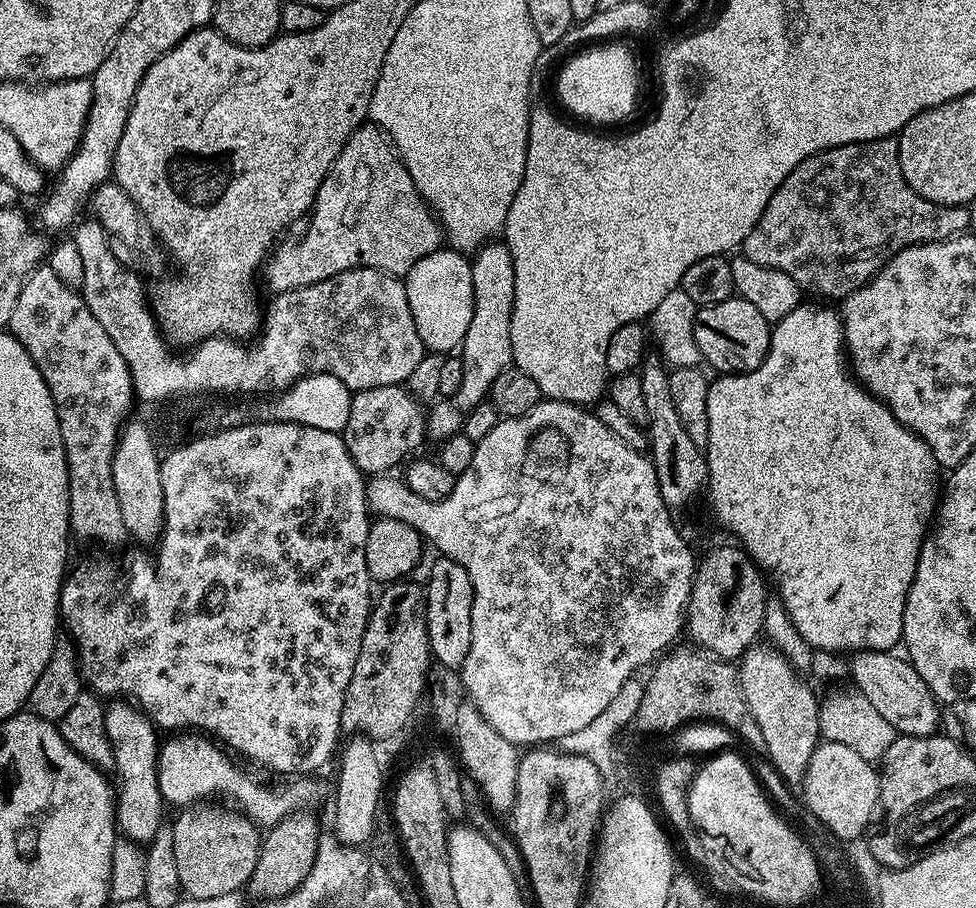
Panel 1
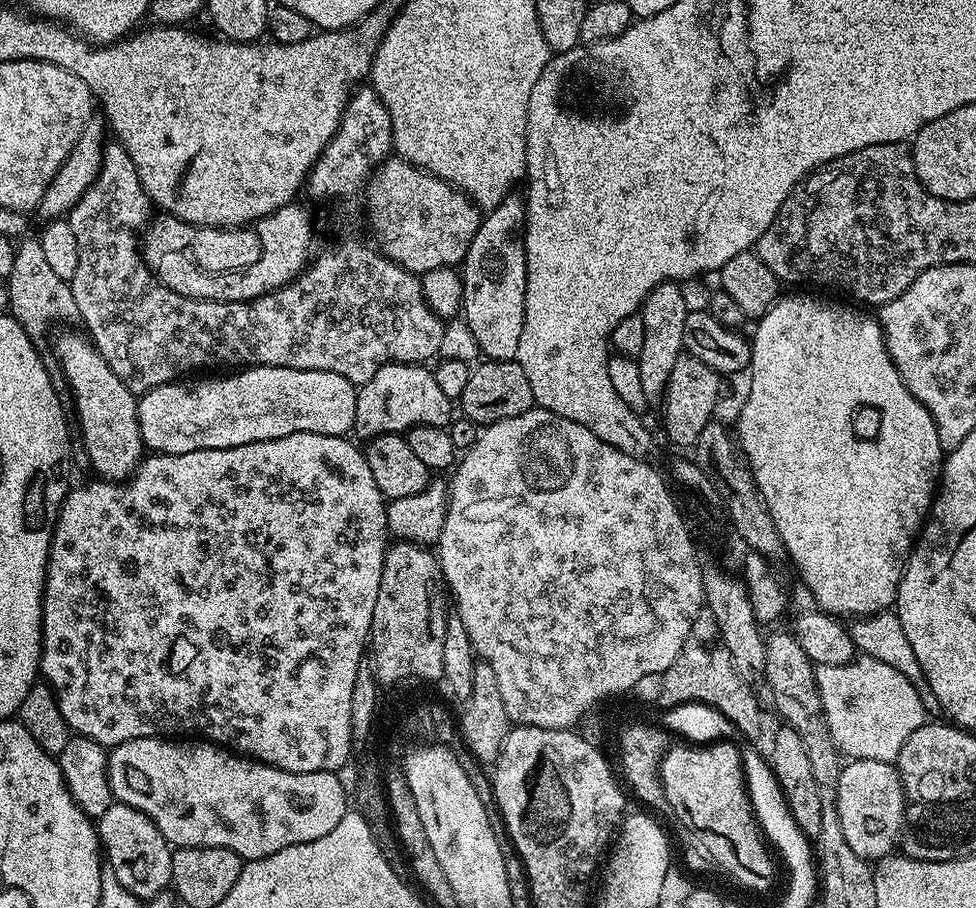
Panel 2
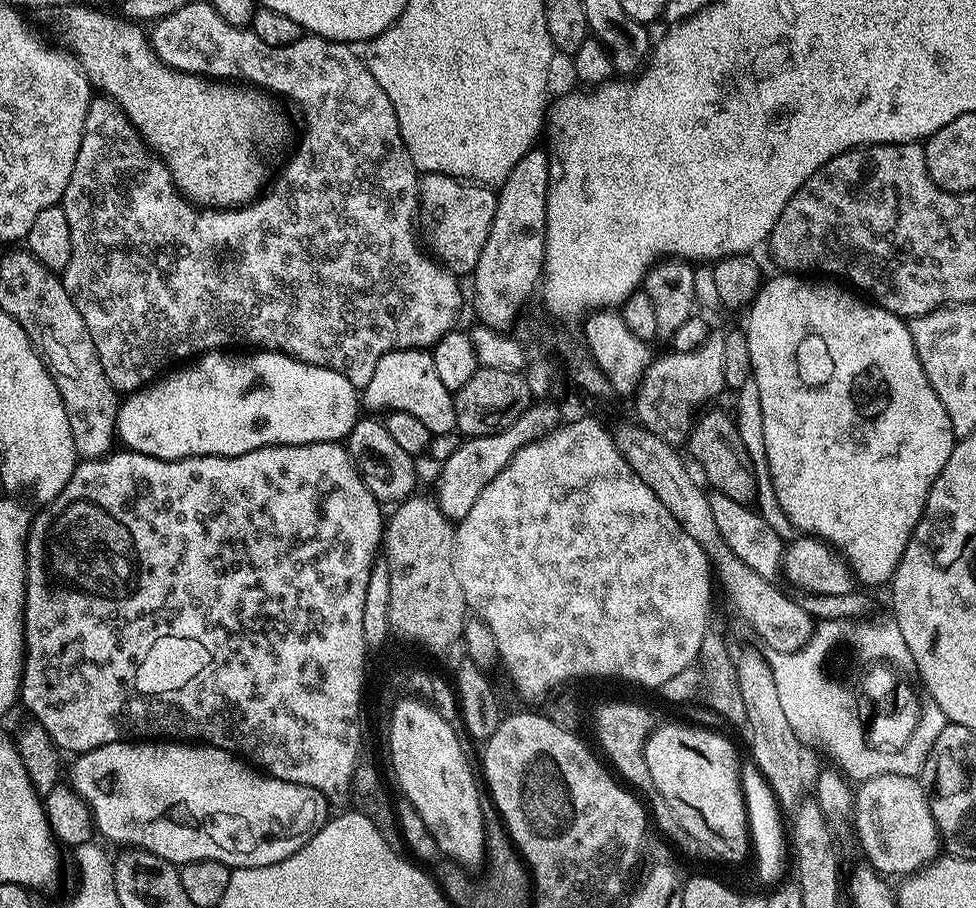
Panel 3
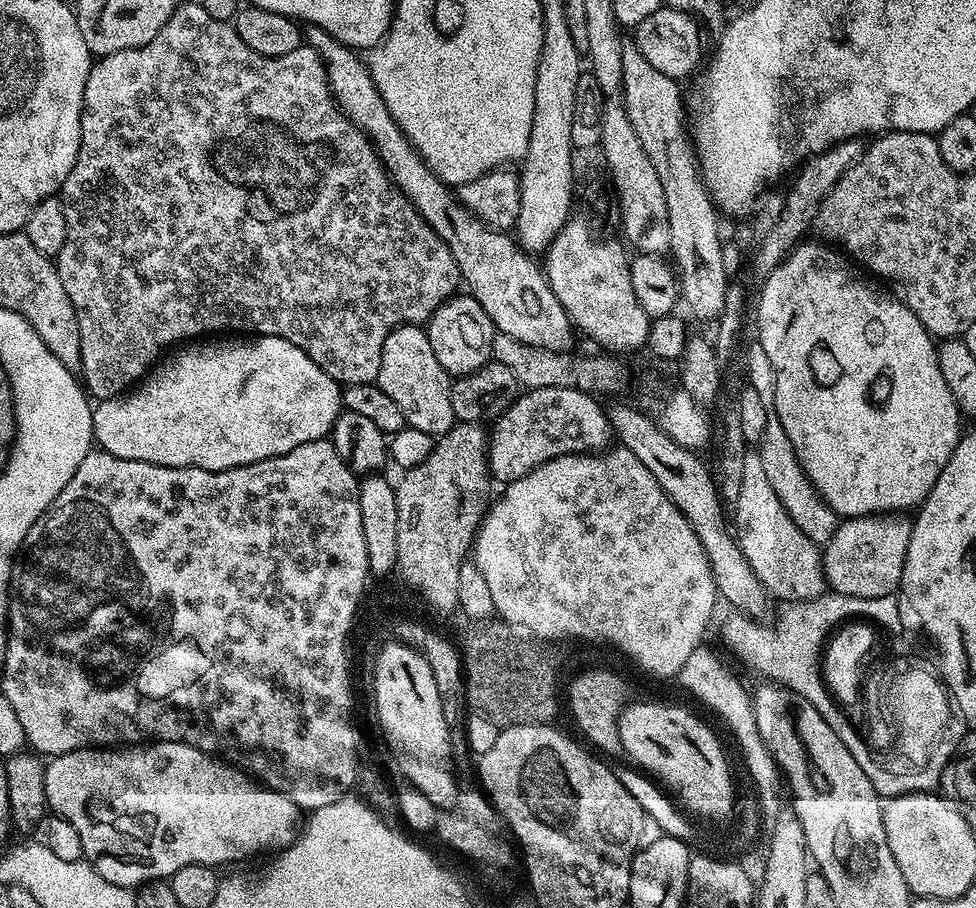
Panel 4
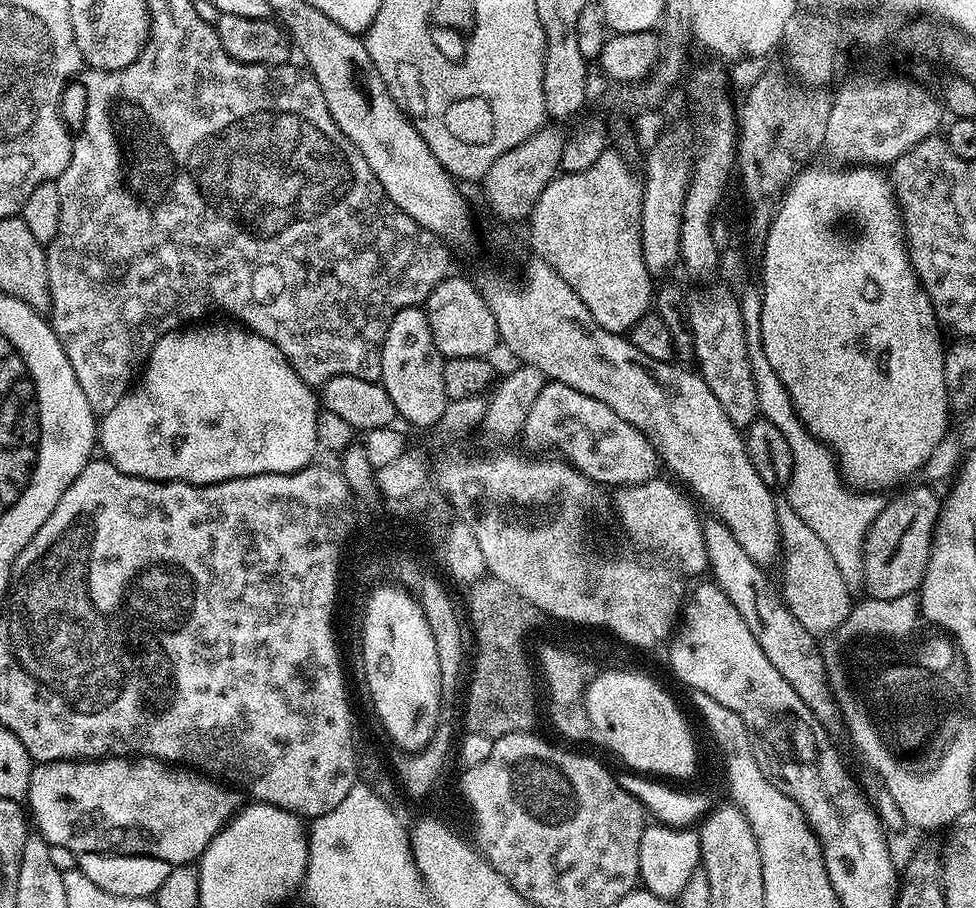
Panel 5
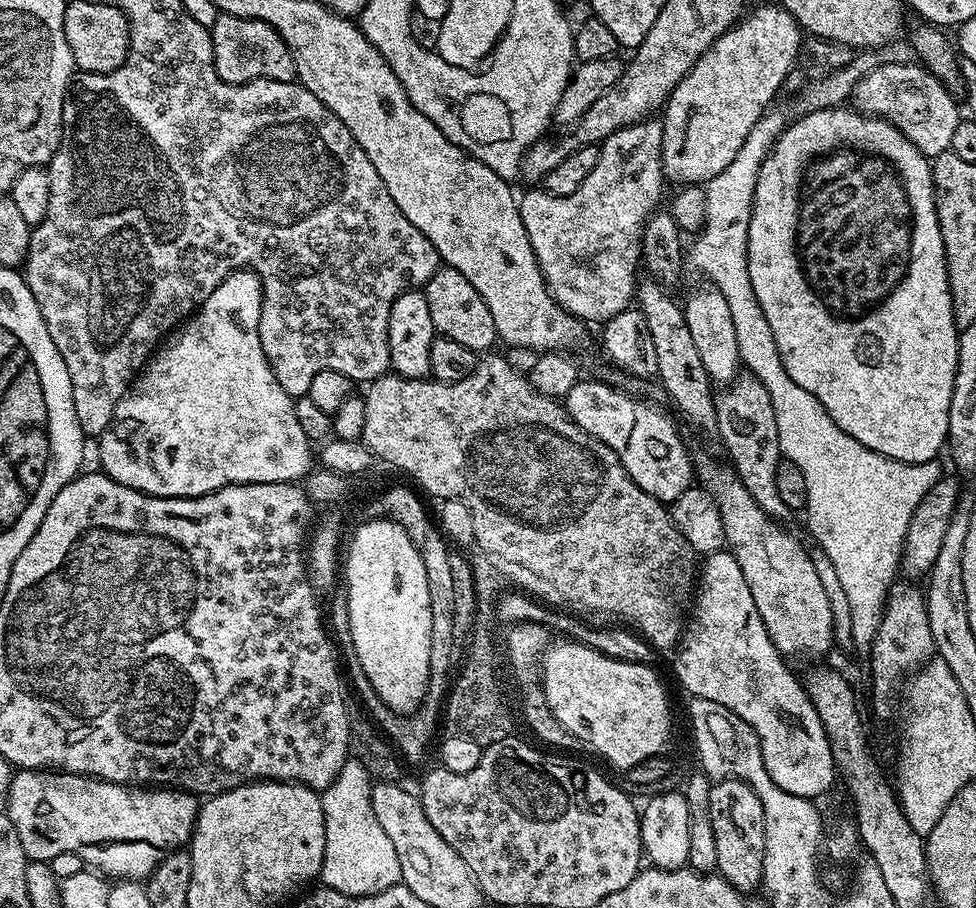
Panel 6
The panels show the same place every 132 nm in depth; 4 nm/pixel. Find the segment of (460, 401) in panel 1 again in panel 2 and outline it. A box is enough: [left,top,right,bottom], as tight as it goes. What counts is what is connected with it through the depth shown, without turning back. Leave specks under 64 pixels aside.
[462,196,528,360]

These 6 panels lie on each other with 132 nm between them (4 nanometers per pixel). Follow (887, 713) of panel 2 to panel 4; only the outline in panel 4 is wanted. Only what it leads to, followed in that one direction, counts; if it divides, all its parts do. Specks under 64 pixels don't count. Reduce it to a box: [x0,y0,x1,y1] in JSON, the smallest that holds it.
[724,594,900,765]

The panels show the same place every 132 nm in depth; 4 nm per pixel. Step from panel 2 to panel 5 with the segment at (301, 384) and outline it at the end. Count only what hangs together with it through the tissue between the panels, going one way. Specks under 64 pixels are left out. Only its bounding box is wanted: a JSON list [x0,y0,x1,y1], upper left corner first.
[98,322,318,484]

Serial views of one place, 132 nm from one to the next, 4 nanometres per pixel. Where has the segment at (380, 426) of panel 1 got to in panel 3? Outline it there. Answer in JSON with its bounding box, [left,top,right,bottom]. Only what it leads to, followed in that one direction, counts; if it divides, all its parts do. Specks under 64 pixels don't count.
[362,348,456,432]

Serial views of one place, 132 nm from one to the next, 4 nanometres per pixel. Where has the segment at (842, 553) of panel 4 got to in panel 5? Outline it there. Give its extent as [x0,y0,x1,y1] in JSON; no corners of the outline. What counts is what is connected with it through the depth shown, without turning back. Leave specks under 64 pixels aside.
[862,487,941,599]

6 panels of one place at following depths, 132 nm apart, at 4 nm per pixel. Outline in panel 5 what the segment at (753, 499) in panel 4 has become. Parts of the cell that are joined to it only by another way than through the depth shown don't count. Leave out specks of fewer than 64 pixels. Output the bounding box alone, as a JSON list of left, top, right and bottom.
[776,500,854,636]

